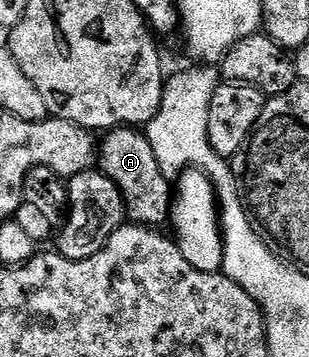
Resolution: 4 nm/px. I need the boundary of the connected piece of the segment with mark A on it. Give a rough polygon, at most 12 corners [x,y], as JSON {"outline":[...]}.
{"outline":[[112,129],[97,165],[126,220],[166,226],[173,185],[146,132]]}

